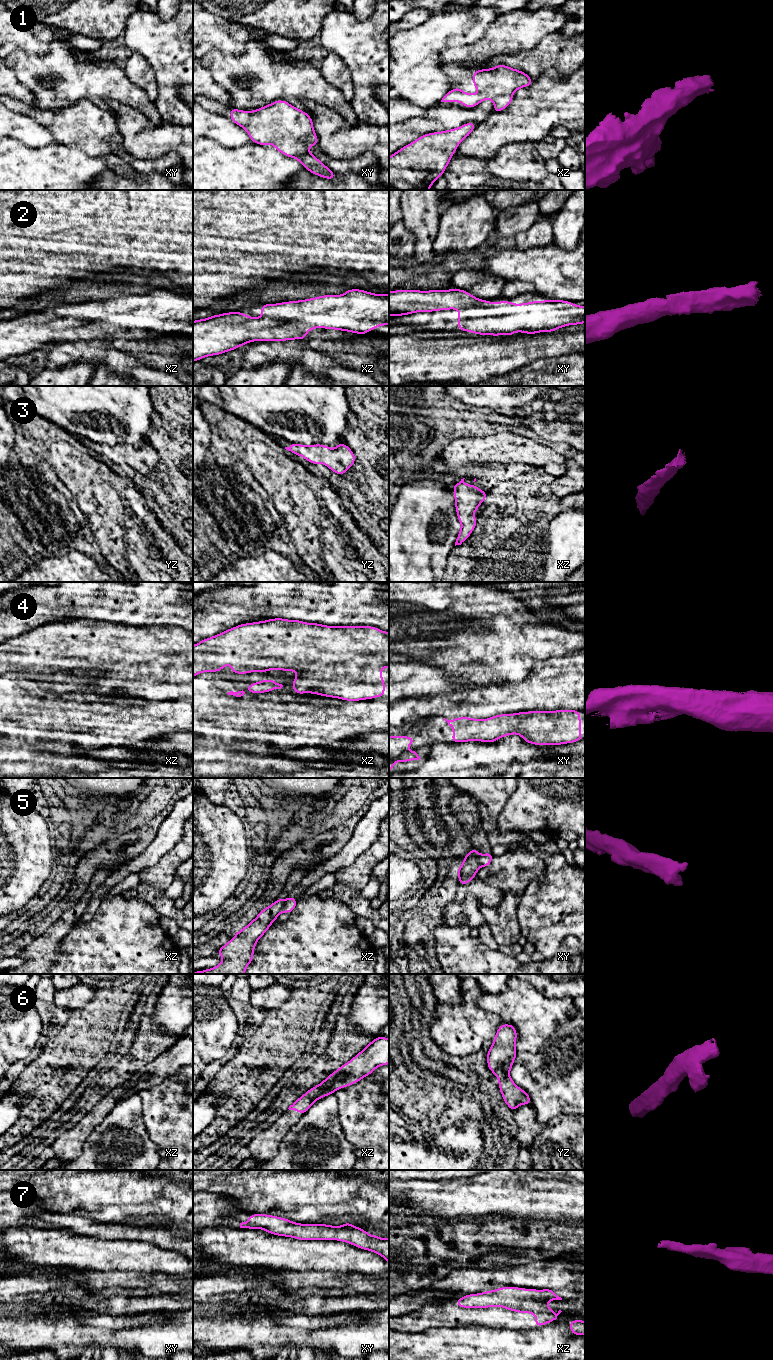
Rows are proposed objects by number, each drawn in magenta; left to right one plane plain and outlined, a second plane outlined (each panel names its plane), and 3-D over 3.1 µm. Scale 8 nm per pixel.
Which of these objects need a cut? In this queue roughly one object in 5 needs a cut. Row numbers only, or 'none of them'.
5, 6

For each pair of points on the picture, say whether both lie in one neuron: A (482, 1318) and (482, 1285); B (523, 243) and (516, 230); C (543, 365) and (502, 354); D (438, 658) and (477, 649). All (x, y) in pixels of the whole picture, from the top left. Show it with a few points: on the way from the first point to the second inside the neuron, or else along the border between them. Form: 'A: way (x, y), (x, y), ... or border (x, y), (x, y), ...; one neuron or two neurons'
A: border (505, 1286), (468, 1293), (462, 1296); two neurons
B: border (536, 219), (517, 238); two neurons
C: border (546, 357), (540, 357), (509, 371); two neurons
D: way (448, 649), (467, 649); one neuron

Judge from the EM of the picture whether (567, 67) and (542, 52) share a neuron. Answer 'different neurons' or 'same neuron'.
same neuron

